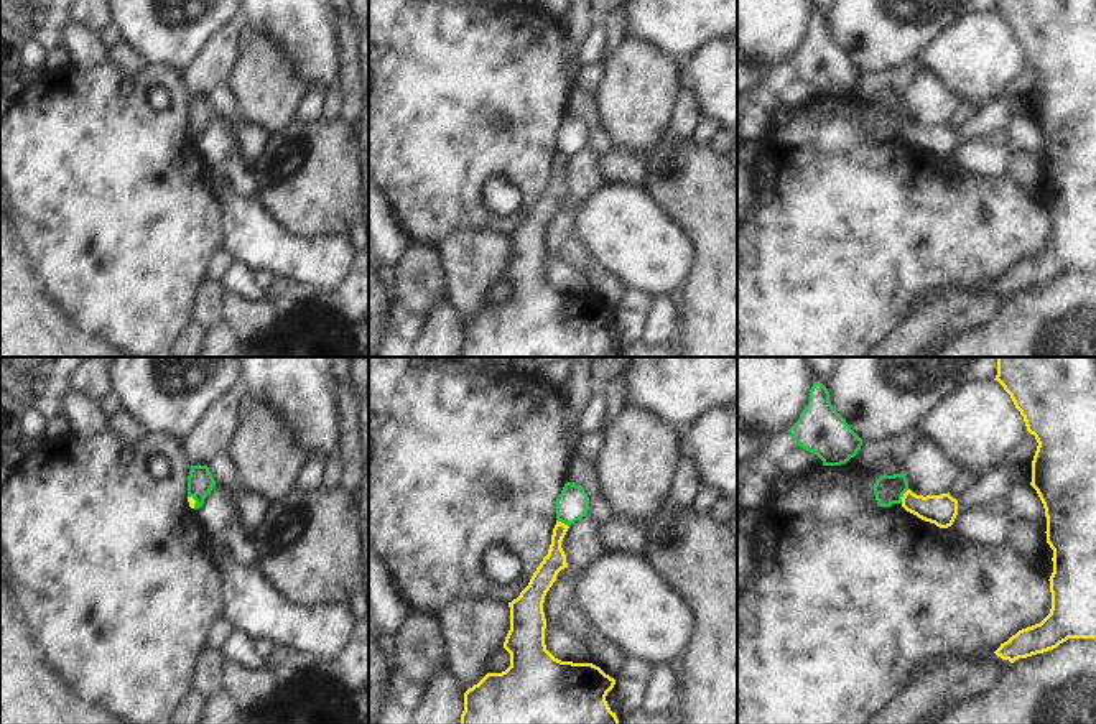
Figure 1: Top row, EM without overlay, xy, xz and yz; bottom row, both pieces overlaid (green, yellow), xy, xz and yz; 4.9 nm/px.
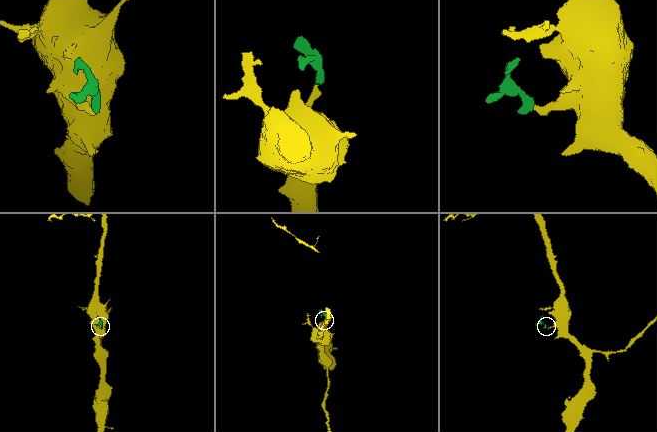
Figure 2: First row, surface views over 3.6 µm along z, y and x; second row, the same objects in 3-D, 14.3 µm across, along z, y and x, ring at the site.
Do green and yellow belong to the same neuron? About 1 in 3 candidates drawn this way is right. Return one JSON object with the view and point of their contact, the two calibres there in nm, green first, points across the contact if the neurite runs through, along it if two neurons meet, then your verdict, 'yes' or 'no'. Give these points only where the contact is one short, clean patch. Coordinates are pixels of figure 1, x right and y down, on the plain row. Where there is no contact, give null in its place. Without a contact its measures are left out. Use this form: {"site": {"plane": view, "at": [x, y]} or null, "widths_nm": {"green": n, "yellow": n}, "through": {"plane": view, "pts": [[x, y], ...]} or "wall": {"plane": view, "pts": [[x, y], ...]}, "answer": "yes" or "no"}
{"site": {"plane": "xz", "at": [563, 153]}, "widths_nm": {"green": 160, "yellow": 100}, "wall": {"plane": "xz", "pts": [[557, 152], [568, 158]]}, "answer": "no"}

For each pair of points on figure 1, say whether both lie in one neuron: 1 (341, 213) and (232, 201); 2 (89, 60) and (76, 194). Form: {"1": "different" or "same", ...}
{"1": "different", "2": "different"}

